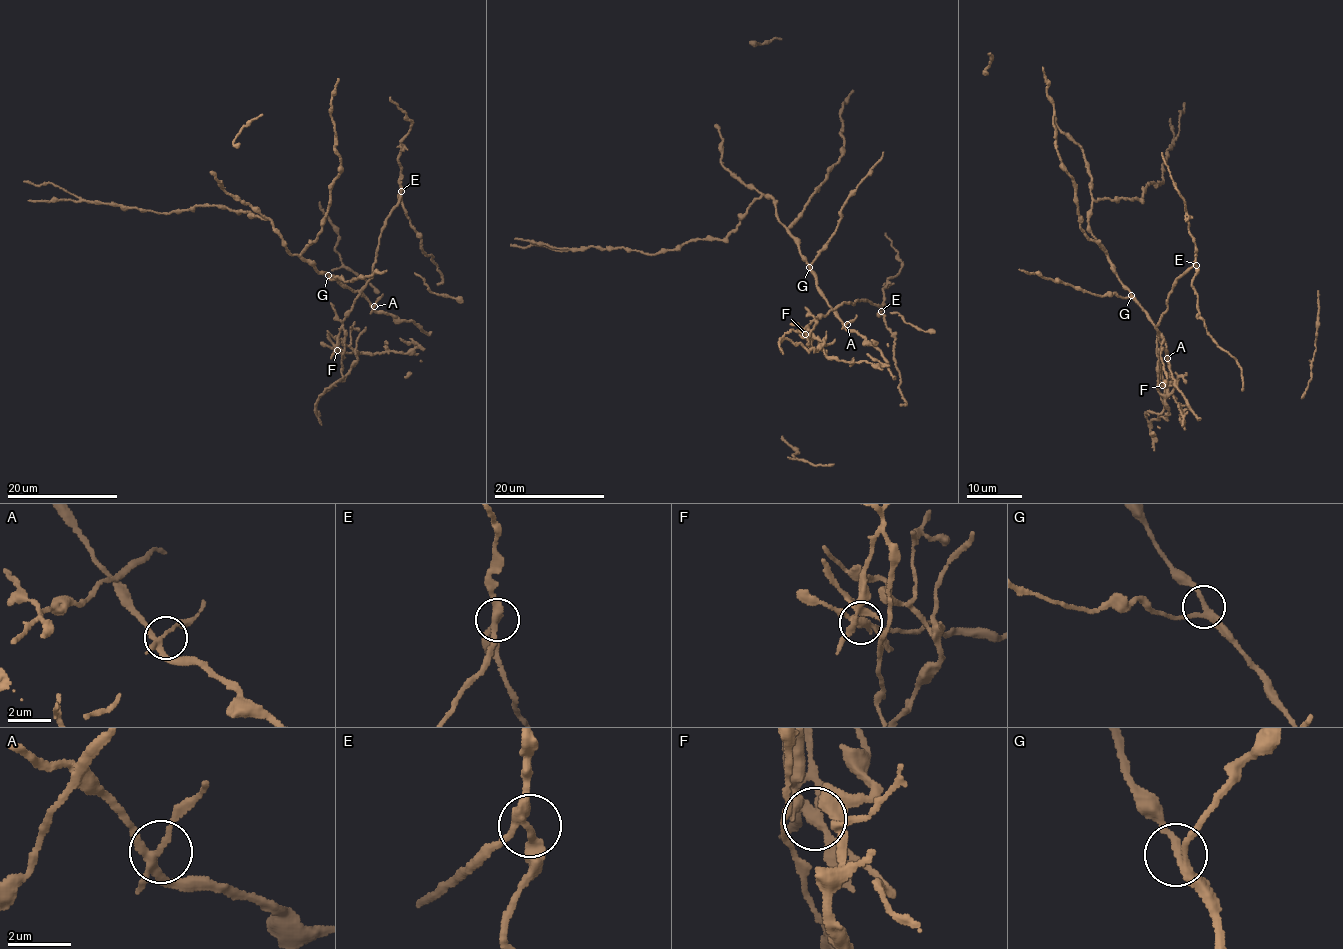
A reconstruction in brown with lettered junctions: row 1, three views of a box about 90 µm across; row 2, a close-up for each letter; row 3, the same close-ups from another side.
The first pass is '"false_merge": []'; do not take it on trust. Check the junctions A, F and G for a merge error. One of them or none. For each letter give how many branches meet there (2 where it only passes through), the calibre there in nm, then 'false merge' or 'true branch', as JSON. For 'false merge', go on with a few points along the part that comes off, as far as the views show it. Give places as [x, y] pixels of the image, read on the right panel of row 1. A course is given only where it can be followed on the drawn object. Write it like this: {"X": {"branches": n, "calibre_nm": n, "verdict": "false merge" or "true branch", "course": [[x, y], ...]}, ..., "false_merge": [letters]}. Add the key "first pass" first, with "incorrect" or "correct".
{"first pass": "incorrect", "A": {"branches": 4, "calibre_nm": 200, "verdict": "true branch"}, "F": {"branches": 5, "calibre_nm": 280, "verdict": "false merge", "course": [[1162, 385], [1156, 325], [1174, 281], [1195, 264], [1191, 286], [1199, 314], [1241, 371], [1241, 389]]}, "G": {"branches": 3, "calibre_nm": 240, "verdict": "true branch"}, "false_merge": ["F"]}

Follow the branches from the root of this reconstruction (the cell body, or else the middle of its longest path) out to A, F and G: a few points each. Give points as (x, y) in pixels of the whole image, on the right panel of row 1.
A: (1156, 330), (1166, 347), (1167, 358)
F: (1156, 330), (1160, 345), (1159, 383), (1162, 385)
G: (1156, 330), (1131, 295)

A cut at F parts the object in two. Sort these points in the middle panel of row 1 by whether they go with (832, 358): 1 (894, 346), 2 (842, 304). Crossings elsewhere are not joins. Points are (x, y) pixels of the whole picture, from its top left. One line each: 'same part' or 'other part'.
1: other part
2: other part

